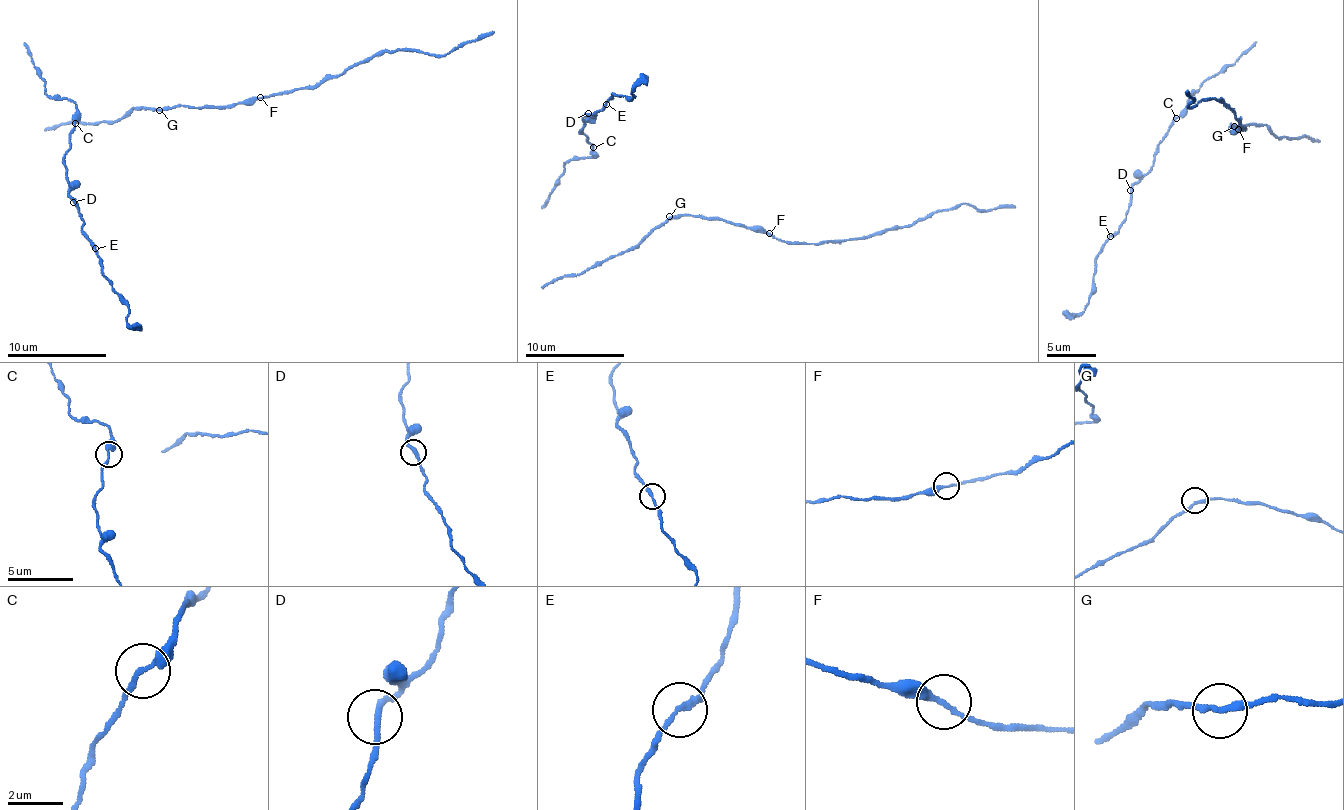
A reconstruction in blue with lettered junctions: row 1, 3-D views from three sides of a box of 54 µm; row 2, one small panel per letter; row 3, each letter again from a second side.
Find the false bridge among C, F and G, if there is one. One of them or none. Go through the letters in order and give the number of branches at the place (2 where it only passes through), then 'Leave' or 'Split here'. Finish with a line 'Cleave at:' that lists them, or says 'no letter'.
C: Branches: 2. Leave
F: Branches: 2. Leave
G: Branches: 2. Leave
Cleave at: no letter

